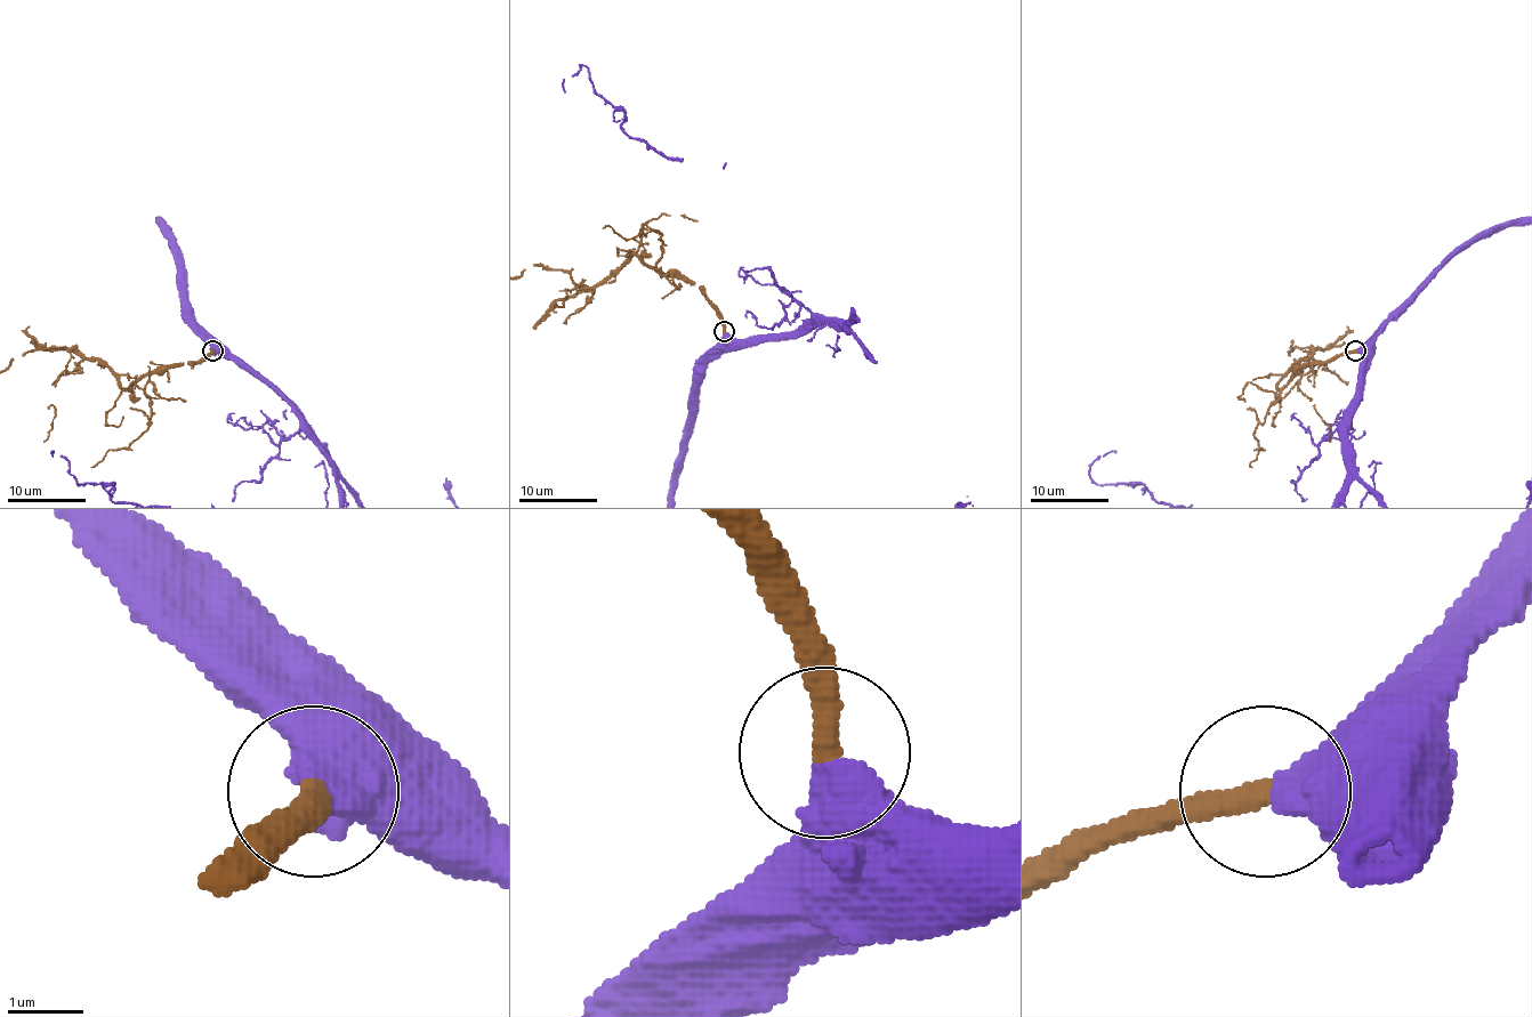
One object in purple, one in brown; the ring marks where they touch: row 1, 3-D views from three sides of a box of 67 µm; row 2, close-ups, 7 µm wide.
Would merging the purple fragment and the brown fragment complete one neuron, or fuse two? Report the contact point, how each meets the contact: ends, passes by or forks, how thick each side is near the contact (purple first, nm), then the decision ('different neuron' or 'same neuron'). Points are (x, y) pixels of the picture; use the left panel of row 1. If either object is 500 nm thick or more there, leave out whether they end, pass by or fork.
(212, 350) | 700/320 nm | same neuron

